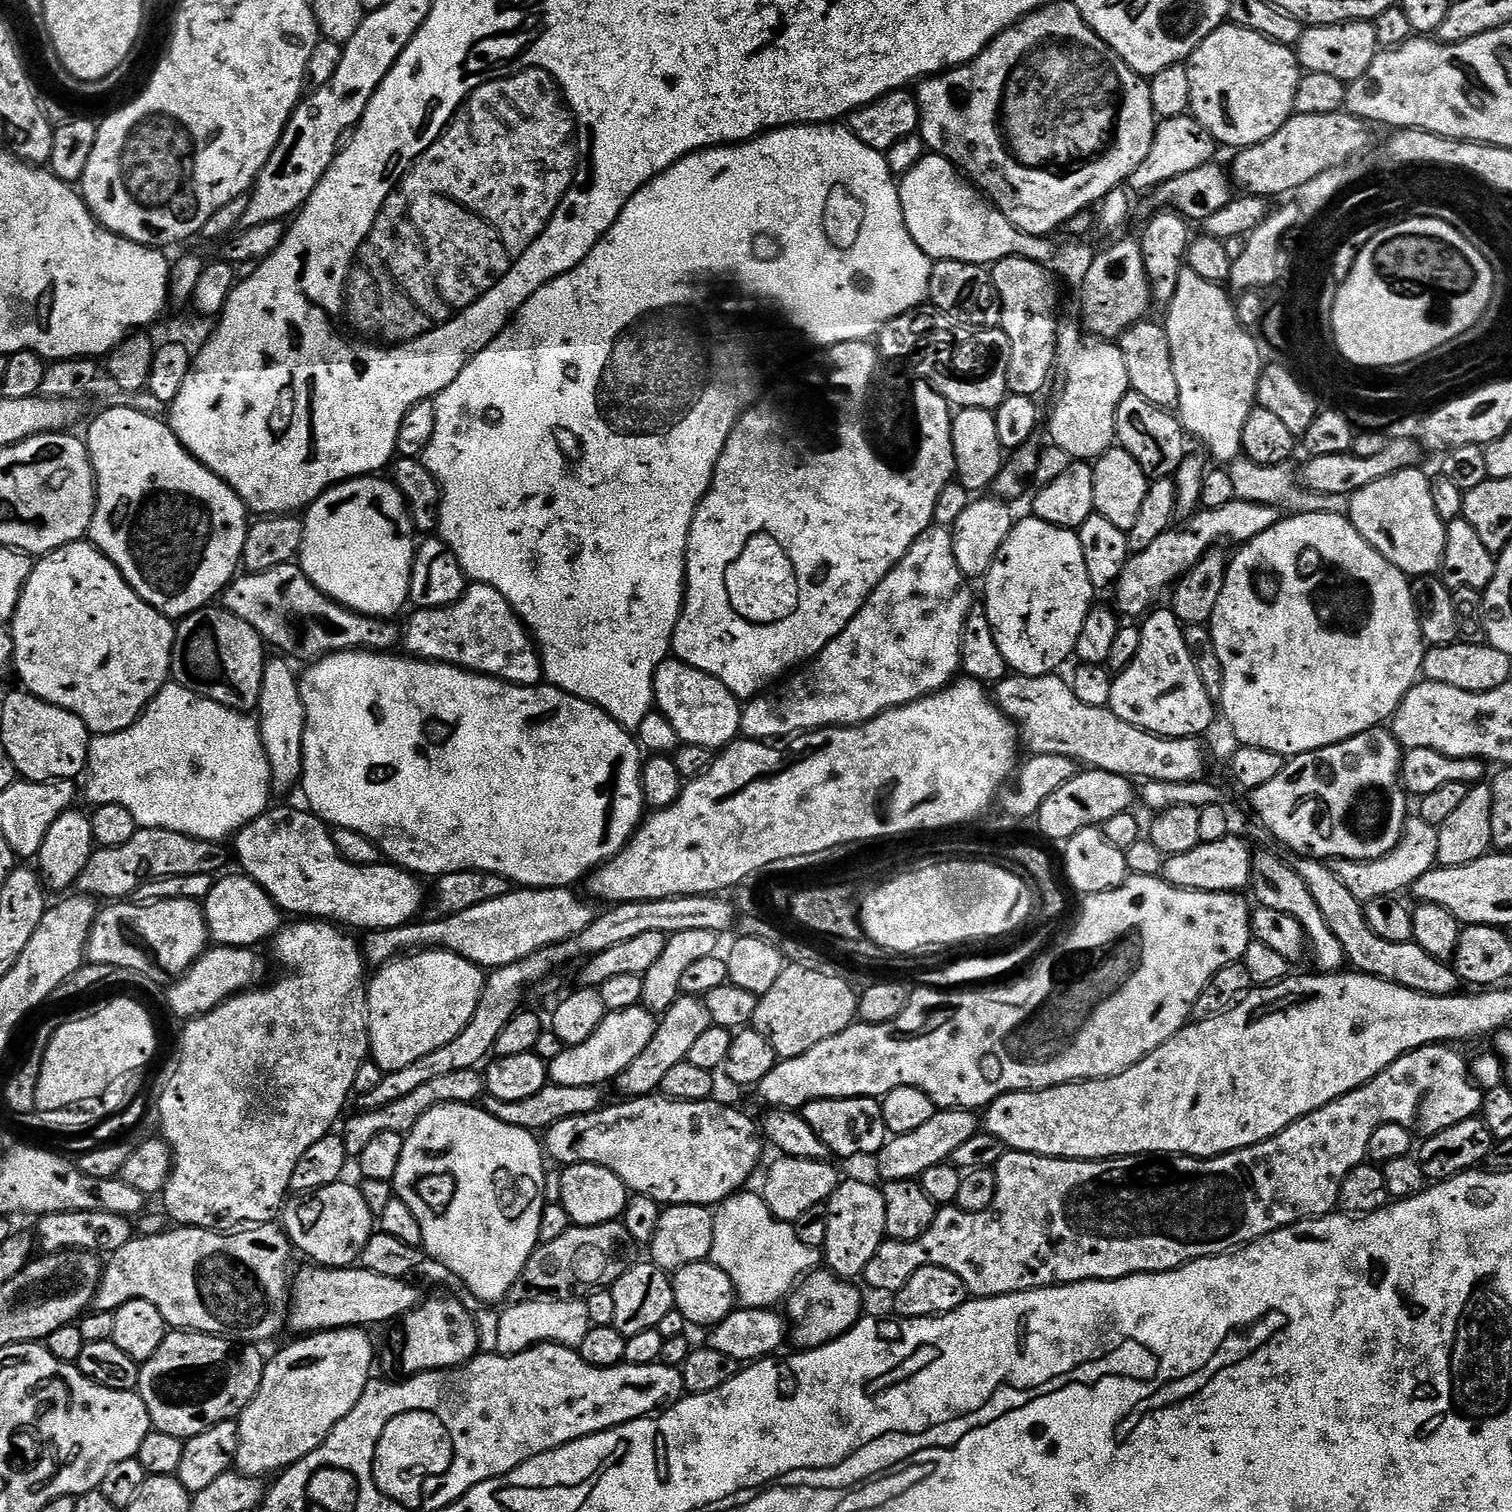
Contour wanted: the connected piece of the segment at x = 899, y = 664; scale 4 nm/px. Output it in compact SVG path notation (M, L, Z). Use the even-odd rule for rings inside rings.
M939 526L926 529L912 543L907 554L896 563L896 568L890 570L890 574L886 579L873 590L871 598L860 607L859 614L811 662L805 663L799 671L789 675L783 682L777 683L775 686L769 687L767 690L753 696L751 700L741 707L741 733L750 740L780 742L783 736L792 738L797 734L815 732L818 728L850 728L858 724L865 724L868 720L873 720L874 717L882 714L887 708L901 708L910 702L922 699L924 696L930 696L934 692L941 692L947 684L957 679L958 673L961 671L960 635L964 632L964 619L967 618L969 612L973 611L974 608L972 592L968 587L970 587L969 581L962 574L962 570L958 570L958 558L954 558L954 542L952 541L951 531Z

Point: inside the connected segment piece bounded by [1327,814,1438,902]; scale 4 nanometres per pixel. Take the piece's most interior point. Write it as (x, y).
(1415, 853)

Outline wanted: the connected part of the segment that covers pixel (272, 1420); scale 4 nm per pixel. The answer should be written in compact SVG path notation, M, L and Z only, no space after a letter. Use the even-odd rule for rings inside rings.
M363 1327L329 1328L327 1332L313 1332L303 1338L296 1338L276 1357L264 1365L262 1382L254 1398L245 1406L238 1417L240 1426L240 1445L234 1465L235 1471L244 1476L257 1478L279 1474L292 1464L297 1464L306 1454L310 1454L330 1435L332 1428L354 1410L362 1398L372 1372L372 1340Z

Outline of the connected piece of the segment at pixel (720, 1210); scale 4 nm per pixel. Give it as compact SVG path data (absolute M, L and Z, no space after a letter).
M741 1190L735 1196L729 1196L715 1209L714 1246L710 1260L718 1266L718 1270L722 1270L722 1274L726 1274L726 1278L730 1278L739 1307L772 1308L779 1300L781 1303L808 1273L821 1267L822 1256L817 1249L806 1246L806 1242L798 1239L795 1223L780 1220L770 1210L770 1206L766 1206L759 1191L748 1191Z

